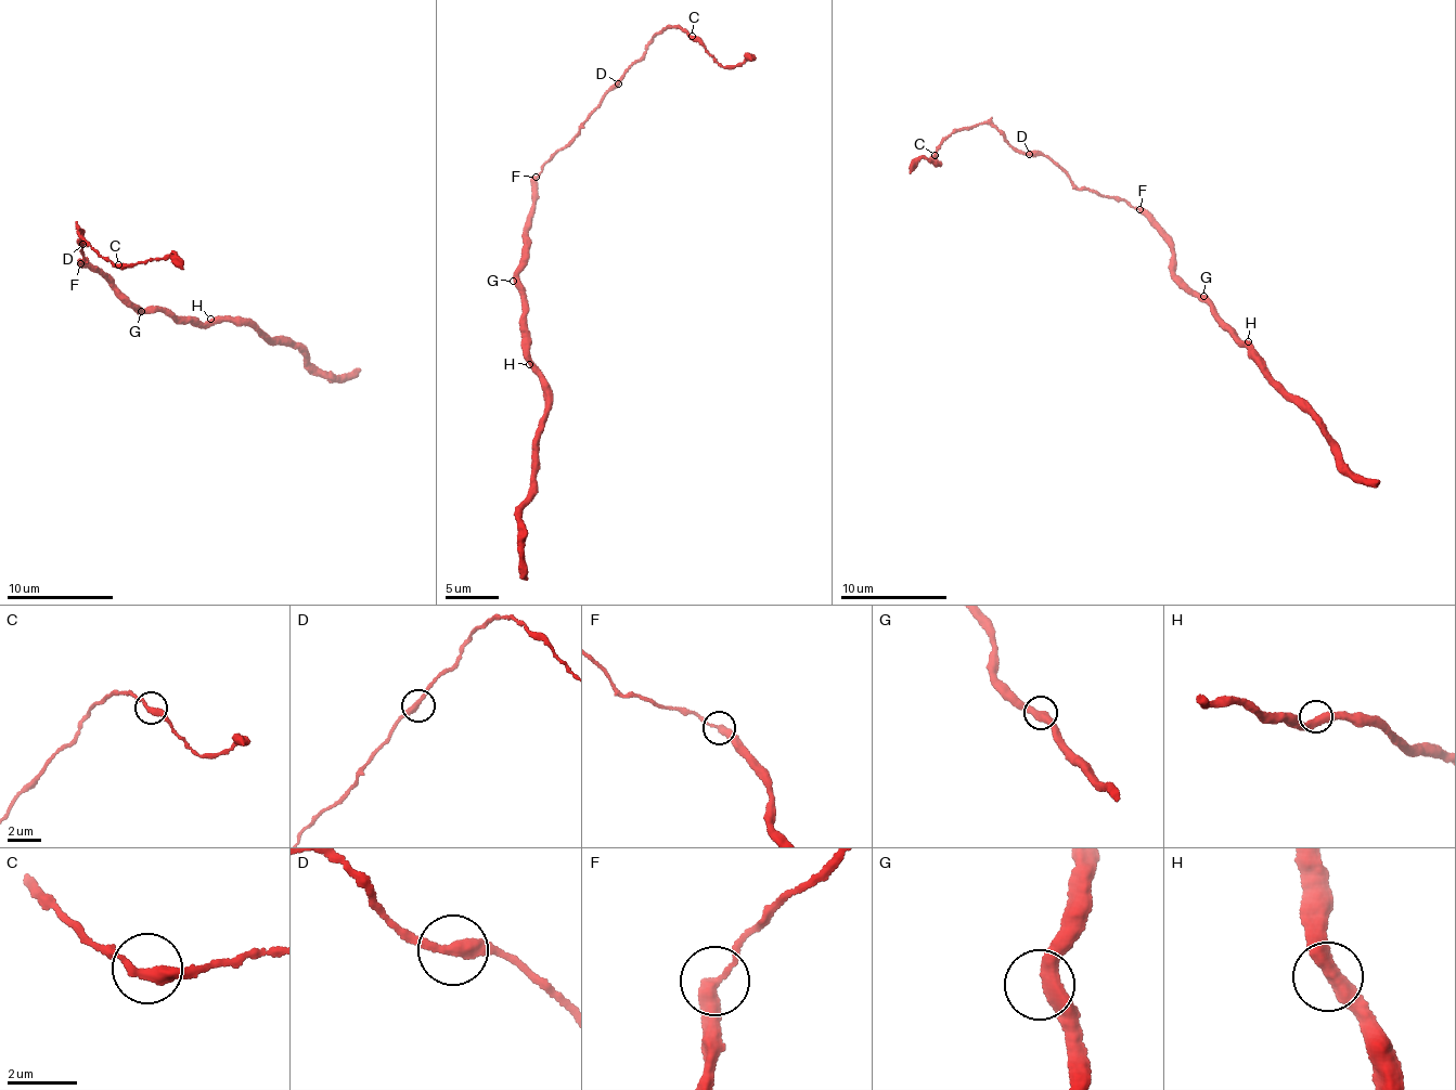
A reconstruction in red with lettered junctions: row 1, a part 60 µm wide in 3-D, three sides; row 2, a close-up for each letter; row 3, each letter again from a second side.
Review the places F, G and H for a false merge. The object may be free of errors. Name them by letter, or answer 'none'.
F

